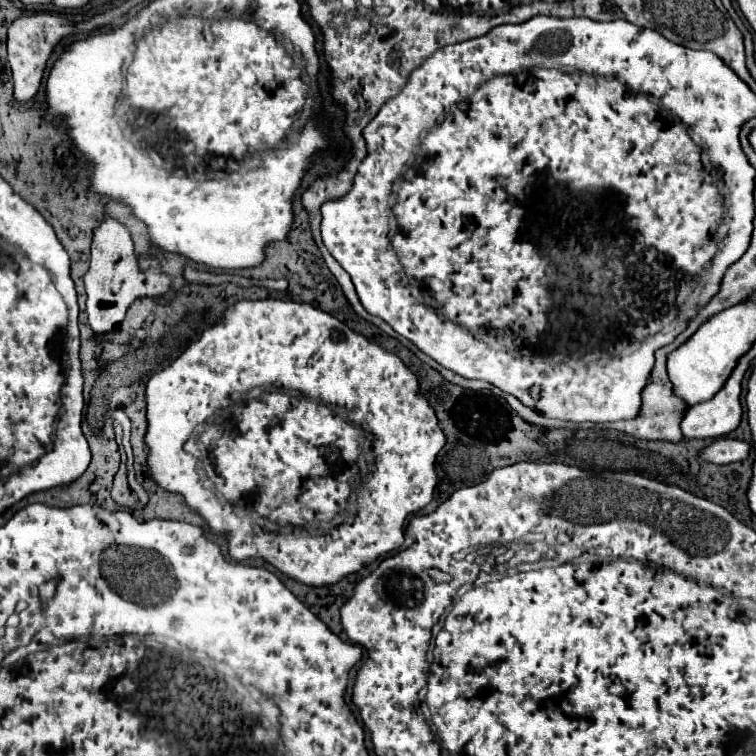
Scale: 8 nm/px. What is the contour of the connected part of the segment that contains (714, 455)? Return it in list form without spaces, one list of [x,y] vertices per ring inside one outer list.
[[[719,438],[713,444],[705,446],[699,452],[699,458],[713,464],[731,464],[747,458],[749,444],[743,440],[731,440],[731,438]]]

